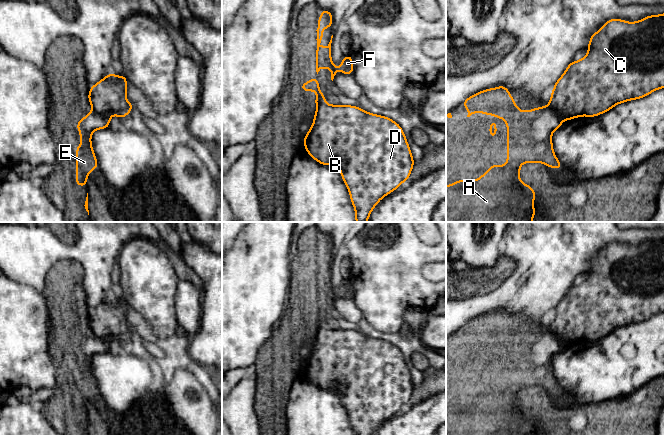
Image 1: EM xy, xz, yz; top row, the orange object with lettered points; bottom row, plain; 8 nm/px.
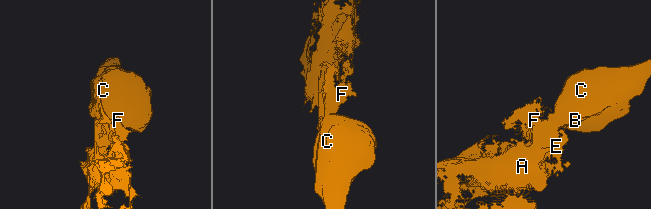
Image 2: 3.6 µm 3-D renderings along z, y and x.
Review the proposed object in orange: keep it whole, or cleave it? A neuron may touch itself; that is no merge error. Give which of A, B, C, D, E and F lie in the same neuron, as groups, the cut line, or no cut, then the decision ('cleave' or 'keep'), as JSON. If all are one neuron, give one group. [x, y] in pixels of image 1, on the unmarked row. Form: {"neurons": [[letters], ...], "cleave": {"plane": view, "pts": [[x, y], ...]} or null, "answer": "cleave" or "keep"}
{"neurons": [["A", "E", "F"], ["B", "C", "D"]], "cleave": {"plane": "xy", "pts": [[93, 332], [96, 336], [109, 343]]}, "answer": "cleave"}

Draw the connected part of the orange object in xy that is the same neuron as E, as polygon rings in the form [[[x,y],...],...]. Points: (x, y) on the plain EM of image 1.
[[[94,333],[76,347],[76,351],[79,354],[79,362],[83,364],[76,371],[76,410],[87,412],[88,398],[94,392],[99,391],[91,368],[92,357],[97,353],[105,353],[109,350],[109,343],[96,337]]]

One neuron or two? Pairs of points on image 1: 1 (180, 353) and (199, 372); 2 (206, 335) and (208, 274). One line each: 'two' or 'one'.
1: one
2: one

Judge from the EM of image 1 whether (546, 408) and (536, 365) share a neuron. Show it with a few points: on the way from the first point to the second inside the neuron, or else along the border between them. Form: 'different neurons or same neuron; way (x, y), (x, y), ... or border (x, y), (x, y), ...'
different neurons; border (546, 389), (540, 386), (523, 386), (519, 396)

